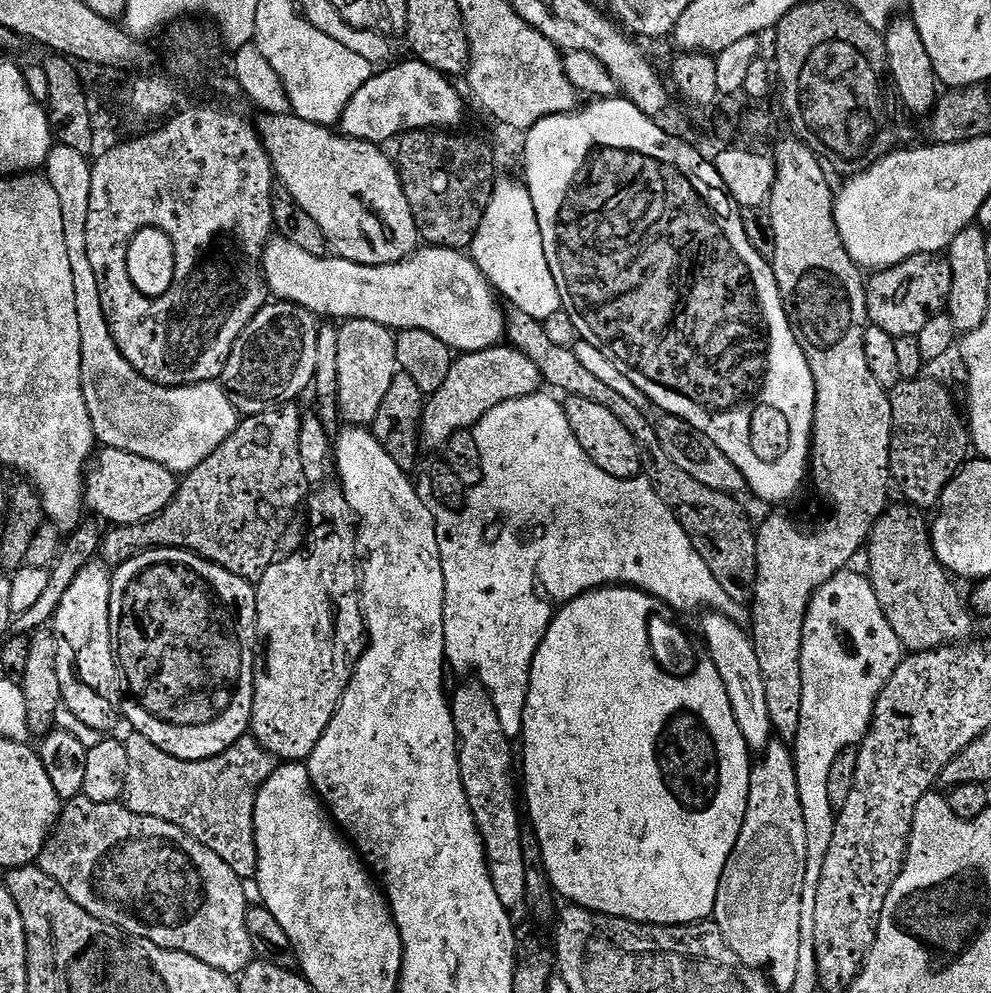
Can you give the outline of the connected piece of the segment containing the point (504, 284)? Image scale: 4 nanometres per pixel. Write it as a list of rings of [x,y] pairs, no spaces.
[[[497,179],[482,222],[472,240],[470,255],[480,268],[480,273],[505,301],[509,300],[507,303],[511,307],[522,310],[522,314],[530,314],[530,318],[548,322],[555,312],[561,311],[558,286],[554,286],[554,274],[550,274],[550,266],[546,262],[534,202],[527,187],[519,179],[516,180]]]

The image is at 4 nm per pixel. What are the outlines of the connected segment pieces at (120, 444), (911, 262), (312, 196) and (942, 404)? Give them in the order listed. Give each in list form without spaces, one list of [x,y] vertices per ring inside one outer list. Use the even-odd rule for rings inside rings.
[[[56,144],[50,150],[46,165],[50,186],[54,186],[54,191],[58,193],[58,202],[62,202],[62,230],[66,230],[66,254],[70,258],[70,274],[74,278],[74,310],[78,310],[78,334],[82,334],[82,398],[86,400],[94,434],[103,447],[126,450],[130,454],[138,454],[138,458],[150,458],[150,462],[158,462],[171,472],[187,474],[210,458],[210,454],[214,454],[214,450],[218,450],[218,446],[222,446],[222,442],[234,434],[238,413],[219,383],[167,388],[150,382],[138,374],[130,362],[126,362],[126,358],[122,358],[102,310],[102,296],[98,294],[98,278],[94,278],[94,270],[90,267],[90,254],[86,254],[86,217],[90,214],[92,173],[92,164],[88,159],[85,153]]]
[[[936,254],[911,256],[871,276],[865,285],[869,323],[895,338],[918,336],[930,318],[943,311],[951,288],[949,264]]]
[[[291,114],[285,116],[261,115],[258,133],[264,149],[272,160],[275,179],[291,194],[294,202],[318,222],[326,234],[328,247],[339,259],[366,266],[382,266],[404,260],[418,248],[418,233],[410,202],[406,202],[404,187],[397,165],[378,144],[355,140],[331,127],[306,122]]]
[[[903,380],[891,389],[892,397],[892,449],[890,450],[890,468],[892,480],[900,487],[905,501],[917,510],[935,509],[940,502],[944,487],[955,478],[960,467],[970,456],[970,433],[965,417],[956,409],[952,396],[936,380]]]

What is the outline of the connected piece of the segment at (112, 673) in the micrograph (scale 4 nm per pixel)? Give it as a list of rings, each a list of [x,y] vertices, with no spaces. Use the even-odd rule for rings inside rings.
[[[93,562],[86,565],[70,582],[70,590],[62,597],[54,617],[54,635],[58,642],[58,686],[62,686],[62,704],[73,712],[74,717],[101,734],[108,734],[122,716],[122,696],[118,691],[118,669],[116,653],[112,647],[110,630],[110,594],[112,572],[109,565]]]

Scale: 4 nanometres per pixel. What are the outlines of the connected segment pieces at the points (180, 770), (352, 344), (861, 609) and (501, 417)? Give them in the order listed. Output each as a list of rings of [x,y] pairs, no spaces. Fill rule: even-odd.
[[[138,731],[124,740],[126,759],[130,762],[130,770],[126,770],[126,786],[123,803],[134,814],[142,814],[150,818],[158,818],[162,822],[170,822],[178,826],[190,838],[202,842],[206,850],[214,850],[240,880],[250,880],[256,875],[256,839],[254,838],[254,802],[258,798],[258,790],[274,774],[278,766],[276,757],[265,752],[263,746],[251,734],[245,734],[241,740],[234,742],[222,754],[205,760],[183,760],[166,754],[166,750],[158,750],[150,738]]]
[[[346,320],[339,325],[338,338],[338,394],[336,404],[340,407],[340,418],[348,426],[371,426],[378,414],[378,406],[382,398],[386,398],[386,390],[390,390],[390,382],[396,377],[396,338],[393,329],[369,320]]]
[[[852,571],[839,572],[813,594],[801,644],[802,716],[794,741],[794,759],[808,847],[806,878],[800,895],[800,938],[804,942],[812,939],[814,902],[822,878],[822,862],[826,862],[826,850],[830,850],[836,825],[830,792],[826,790],[830,766],[834,766],[834,758],[838,758],[842,750],[856,748],[868,733],[876,700],[906,655],[898,634],[890,630],[890,622],[886,622],[886,614],[882,614],[882,606],[878,606],[867,575],[860,573],[859,576]]]
[[[537,394],[518,398],[510,402],[502,402],[494,406],[476,423],[474,435],[478,442],[478,454],[482,454],[482,474],[484,475],[478,484],[471,485],[466,492],[466,506],[450,511],[446,507],[435,502],[430,494],[430,482],[421,477],[416,484],[416,492],[422,500],[426,510],[430,511],[434,519],[435,533],[438,541],[438,554],[442,562],[442,578],[444,579],[444,659],[447,667],[456,672],[464,672],[467,668],[476,671],[475,679],[488,692],[494,704],[494,710],[498,714],[498,722],[502,724],[502,730],[508,736],[509,741],[516,742],[521,739],[524,730],[524,711],[526,710],[526,694],[530,682],[530,666],[550,622],[556,617],[559,609],[568,601],[578,598],[584,592],[593,592],[595,588],[607,588],[609,586],[627,586],[637,588],[654,598],[658,598],[667,604],[669,608],[680,612],[692,612],[695,608],[715,610],[727,613],[728,607],[733,607],[734,601],[728,597],[726,590],[718,586],[714,574],[710,574],[710,566],[702,562],[702,558],[694,550],[690,538],[682,530],[682,526],[676,521],[676,515],[668,509],[666,502],[658,498],[652,484],[643,474],[635,476],[632,480],[619,480],[594,466],[590,458],[578,446],[578,438],[570,430],[570,423],[564,413],[561,401],[556,401],[555,395],[544,396]]]

